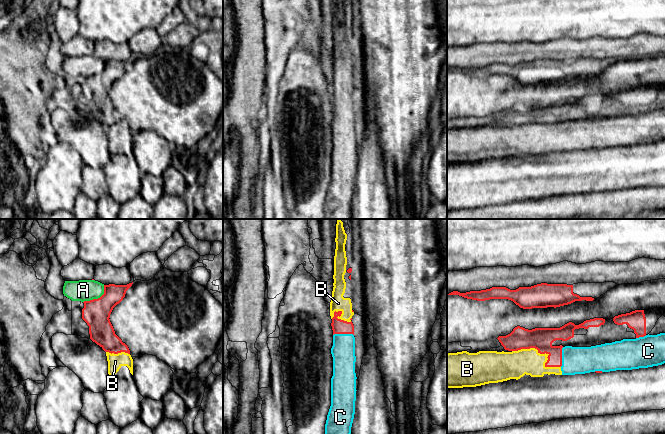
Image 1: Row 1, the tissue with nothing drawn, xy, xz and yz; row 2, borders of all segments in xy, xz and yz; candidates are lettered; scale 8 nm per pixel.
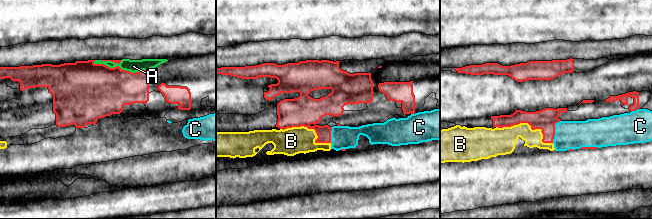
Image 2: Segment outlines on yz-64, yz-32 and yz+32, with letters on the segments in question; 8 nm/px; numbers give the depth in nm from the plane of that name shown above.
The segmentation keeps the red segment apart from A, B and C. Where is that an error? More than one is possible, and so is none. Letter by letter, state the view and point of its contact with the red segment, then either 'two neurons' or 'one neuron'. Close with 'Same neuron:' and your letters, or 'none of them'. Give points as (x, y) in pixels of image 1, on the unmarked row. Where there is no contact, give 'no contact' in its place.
A: xy (98, 74) | one neuron
B: yz (542, 129) | two neurons
C: xz (343, 109) | two neurons
Same neuron: A

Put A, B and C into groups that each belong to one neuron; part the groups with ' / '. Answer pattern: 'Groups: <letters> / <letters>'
Groups: A / B C

